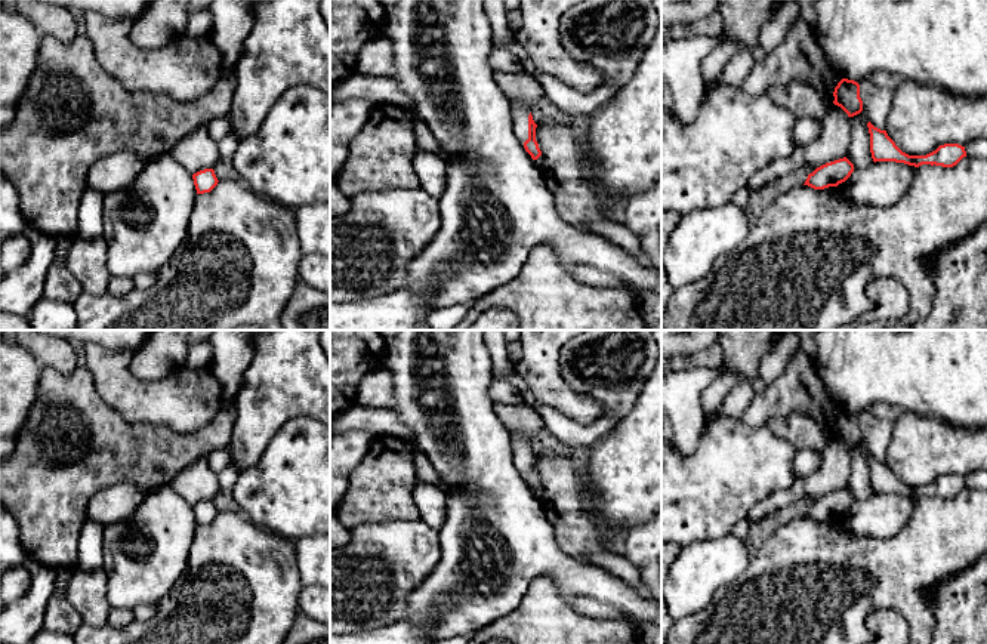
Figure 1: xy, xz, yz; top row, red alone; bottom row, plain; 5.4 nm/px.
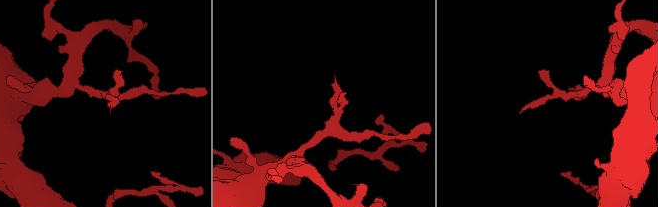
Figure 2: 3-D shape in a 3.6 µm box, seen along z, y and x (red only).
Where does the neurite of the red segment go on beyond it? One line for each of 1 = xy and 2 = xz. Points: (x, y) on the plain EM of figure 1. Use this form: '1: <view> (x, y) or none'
1: none
2: xz (520, 446)

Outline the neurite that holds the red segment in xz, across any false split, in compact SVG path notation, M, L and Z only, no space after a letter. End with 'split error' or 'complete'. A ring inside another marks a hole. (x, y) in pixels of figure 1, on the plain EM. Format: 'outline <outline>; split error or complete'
outline M511 432L511 444L515 466L524 477L525 483L531 487L531 490L537 492L542 487L542 483L536 472L537 456L534 455L531 444L519 432Z; split error

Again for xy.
outline M204 500L192 506L197 526L210 524L218 517L213 500Z; complete

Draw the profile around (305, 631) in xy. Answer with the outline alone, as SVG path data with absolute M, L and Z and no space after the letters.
M299 611L283 644L330 644L330 625L315 622Z

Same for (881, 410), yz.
M877 401L867 407L866 413L877 417L877 419L888 419L895 420L901 415L901 409L894 404L886 404L882 401Z

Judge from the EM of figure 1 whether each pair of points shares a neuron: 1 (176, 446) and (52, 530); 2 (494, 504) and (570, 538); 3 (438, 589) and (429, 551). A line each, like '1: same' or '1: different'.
1: same
2: different
3: different

